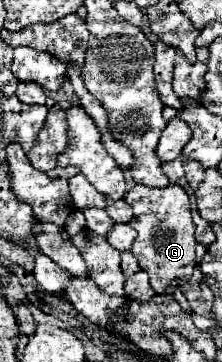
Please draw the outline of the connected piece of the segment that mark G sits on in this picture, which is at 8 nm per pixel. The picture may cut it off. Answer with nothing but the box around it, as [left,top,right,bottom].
[125,185,195,295]

